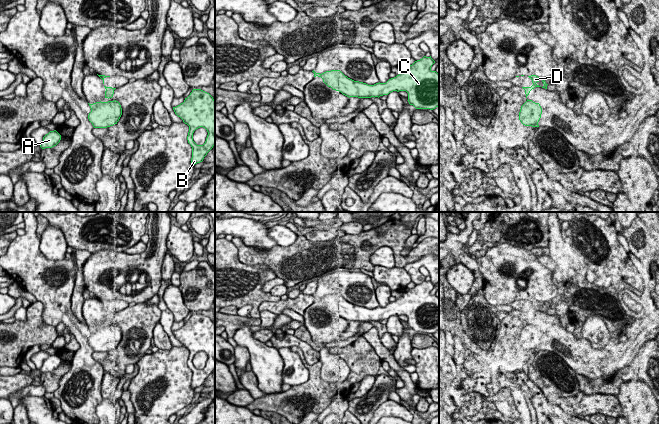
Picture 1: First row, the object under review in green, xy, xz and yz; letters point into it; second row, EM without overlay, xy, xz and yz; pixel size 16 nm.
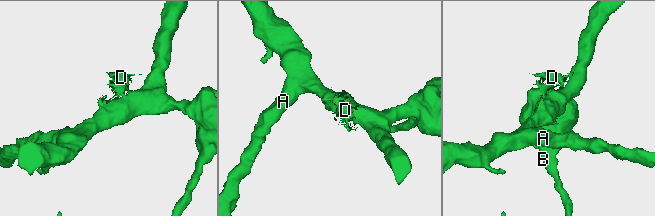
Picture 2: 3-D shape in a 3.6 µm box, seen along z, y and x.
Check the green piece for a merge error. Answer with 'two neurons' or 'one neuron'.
one neuron

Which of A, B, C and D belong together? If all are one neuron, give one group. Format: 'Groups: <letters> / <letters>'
Groups: A B C D

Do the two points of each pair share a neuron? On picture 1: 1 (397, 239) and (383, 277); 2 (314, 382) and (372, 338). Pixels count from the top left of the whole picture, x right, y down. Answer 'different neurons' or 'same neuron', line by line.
1: different neurons
2: different neurons

